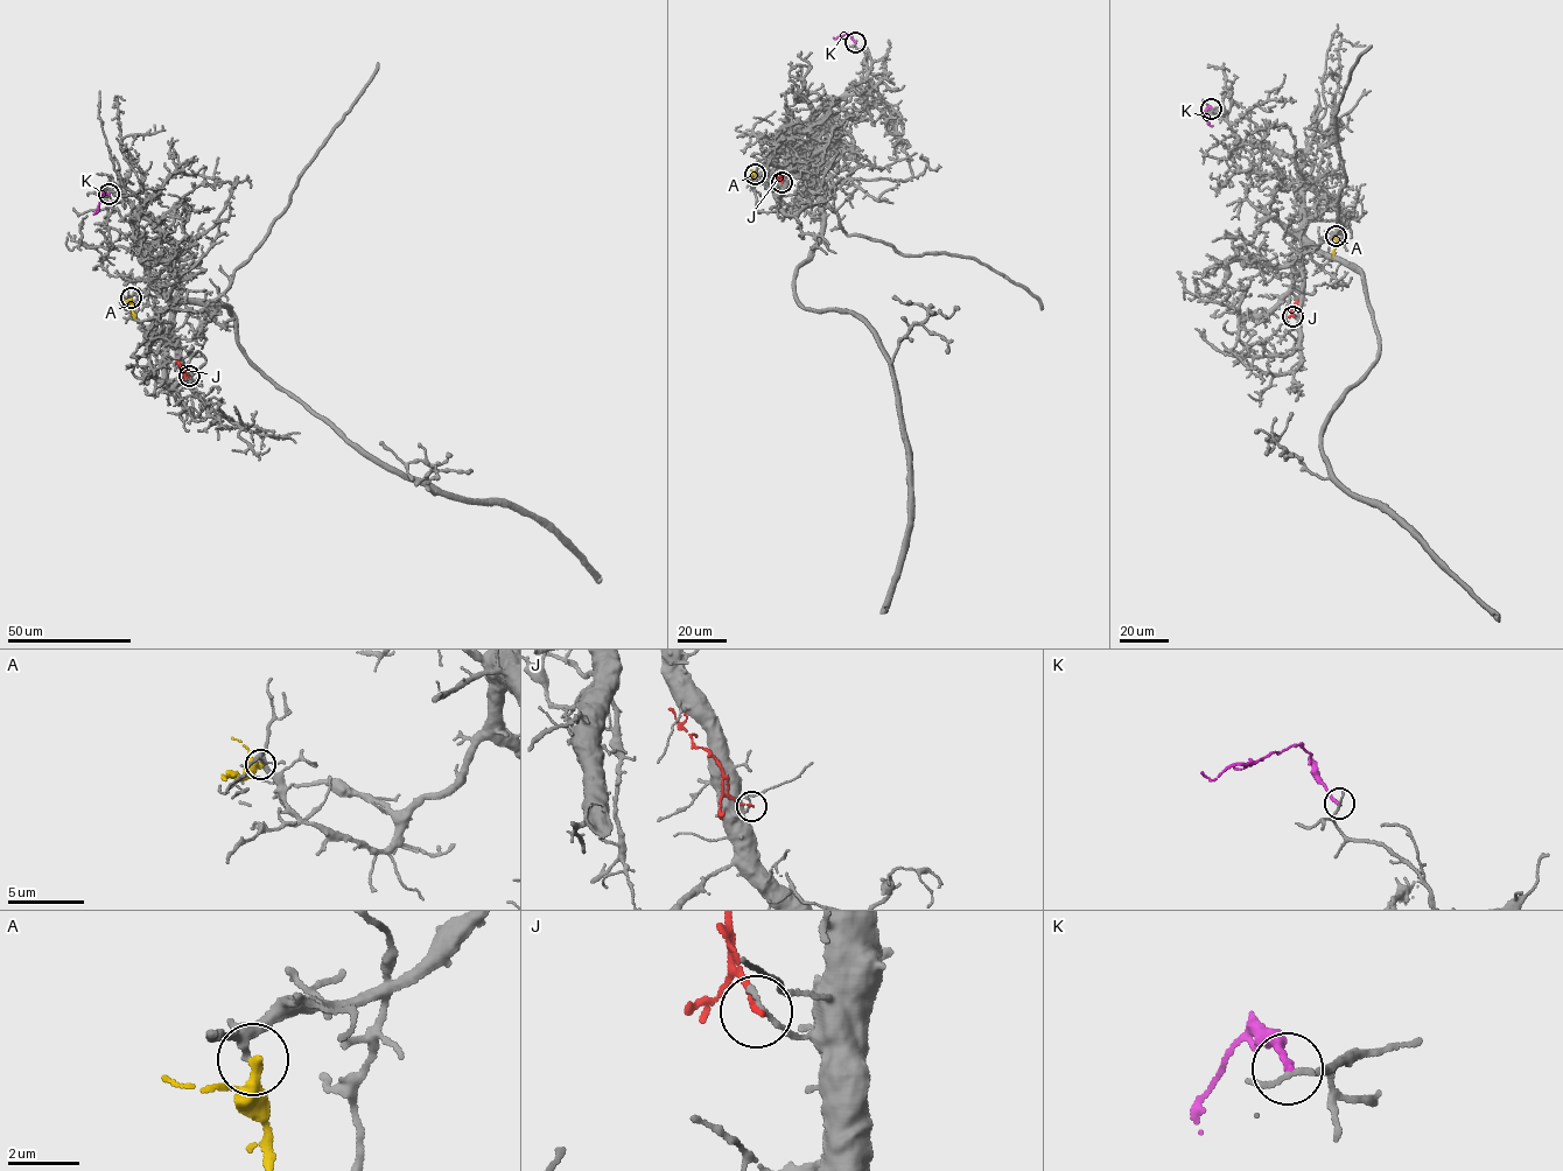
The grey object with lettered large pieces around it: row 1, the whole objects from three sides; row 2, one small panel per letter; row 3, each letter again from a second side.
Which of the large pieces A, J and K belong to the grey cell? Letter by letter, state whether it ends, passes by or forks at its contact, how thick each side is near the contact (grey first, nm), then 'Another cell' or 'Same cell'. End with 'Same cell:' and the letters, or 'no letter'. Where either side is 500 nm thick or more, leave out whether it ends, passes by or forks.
A: It passes by. Thickness 260 nm (grey) against 240 nm. Another cell
J: It ends there. Thickness 160 nm (grey) against 130 nm. Another cell
K: It ends there. Thickness 180 nm (grey) against 220 nm. Another cell
Same cell: no letter

